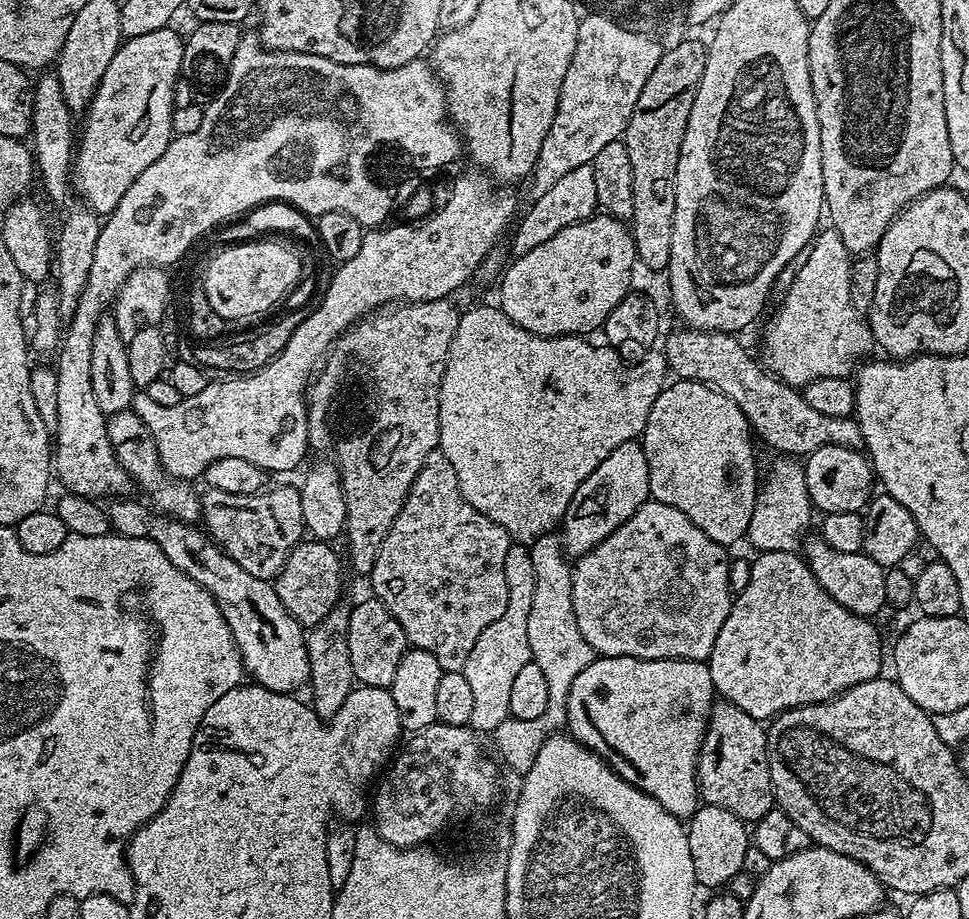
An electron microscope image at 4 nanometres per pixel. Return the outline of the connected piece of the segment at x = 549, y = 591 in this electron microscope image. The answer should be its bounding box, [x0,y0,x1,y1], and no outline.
[494,534,598,774]

